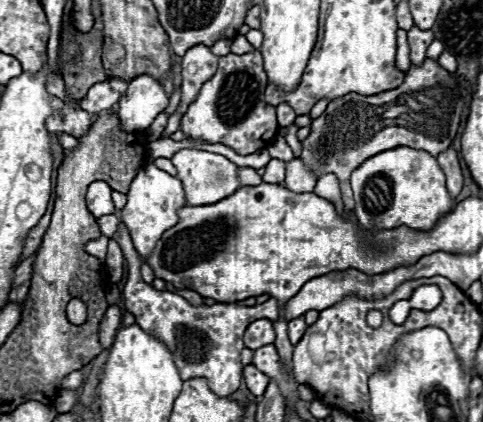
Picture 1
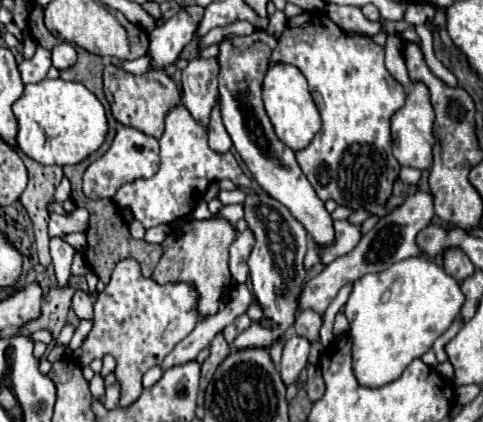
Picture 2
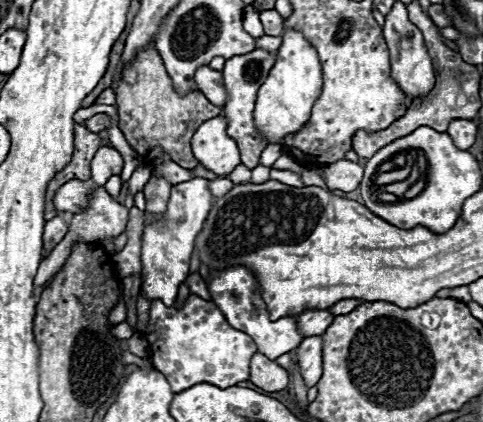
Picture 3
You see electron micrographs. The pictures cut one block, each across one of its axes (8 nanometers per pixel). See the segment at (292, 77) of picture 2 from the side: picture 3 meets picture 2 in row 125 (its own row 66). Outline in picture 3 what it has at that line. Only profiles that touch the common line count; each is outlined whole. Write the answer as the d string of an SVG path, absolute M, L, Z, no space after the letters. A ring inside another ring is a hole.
M292 28L284 30L282 44L276 54L276 62L266 82L258 90L258 100L254 110L254 124L266 136L268 142L280 144L284 142L284 136L298 132L306 124L312 112L312 104L320 94L320 84L322 84L322 68L314 46L304 38L300 30L292 30Z

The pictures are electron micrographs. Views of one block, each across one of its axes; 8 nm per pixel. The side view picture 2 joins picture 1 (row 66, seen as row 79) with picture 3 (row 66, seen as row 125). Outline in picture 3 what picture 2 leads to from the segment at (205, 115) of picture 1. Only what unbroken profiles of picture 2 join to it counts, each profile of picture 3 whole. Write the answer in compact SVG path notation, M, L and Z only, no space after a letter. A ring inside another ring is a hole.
M254 50L250 54L242 54L242 56L232 56L226 60L224 70L222 70L222 80L224 80L224 88L228 92L228 100L222 106L222 114L228 120L228 136L238 144L240 150L240 160L246 168L254 168L260 162L260 154L266 148L266 140L264 136L258 132L258 128L254 126L254 102L256 102L256 92L260 88L260 84L264 84L272 64L274 64L276 56L266 52L266 50Z

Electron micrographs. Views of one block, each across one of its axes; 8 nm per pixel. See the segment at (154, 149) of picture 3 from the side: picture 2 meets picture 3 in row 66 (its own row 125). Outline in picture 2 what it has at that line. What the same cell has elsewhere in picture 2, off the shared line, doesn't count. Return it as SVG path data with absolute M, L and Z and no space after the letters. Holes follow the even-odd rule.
M106 66L104 70L104 94L110 102L112 116L130 128L136 128L152 138L160 138L164 134L164 116L168 110L182 104L182 96L172 78L164 74L164 70L150 70L142 76L132 76L116 66Z

